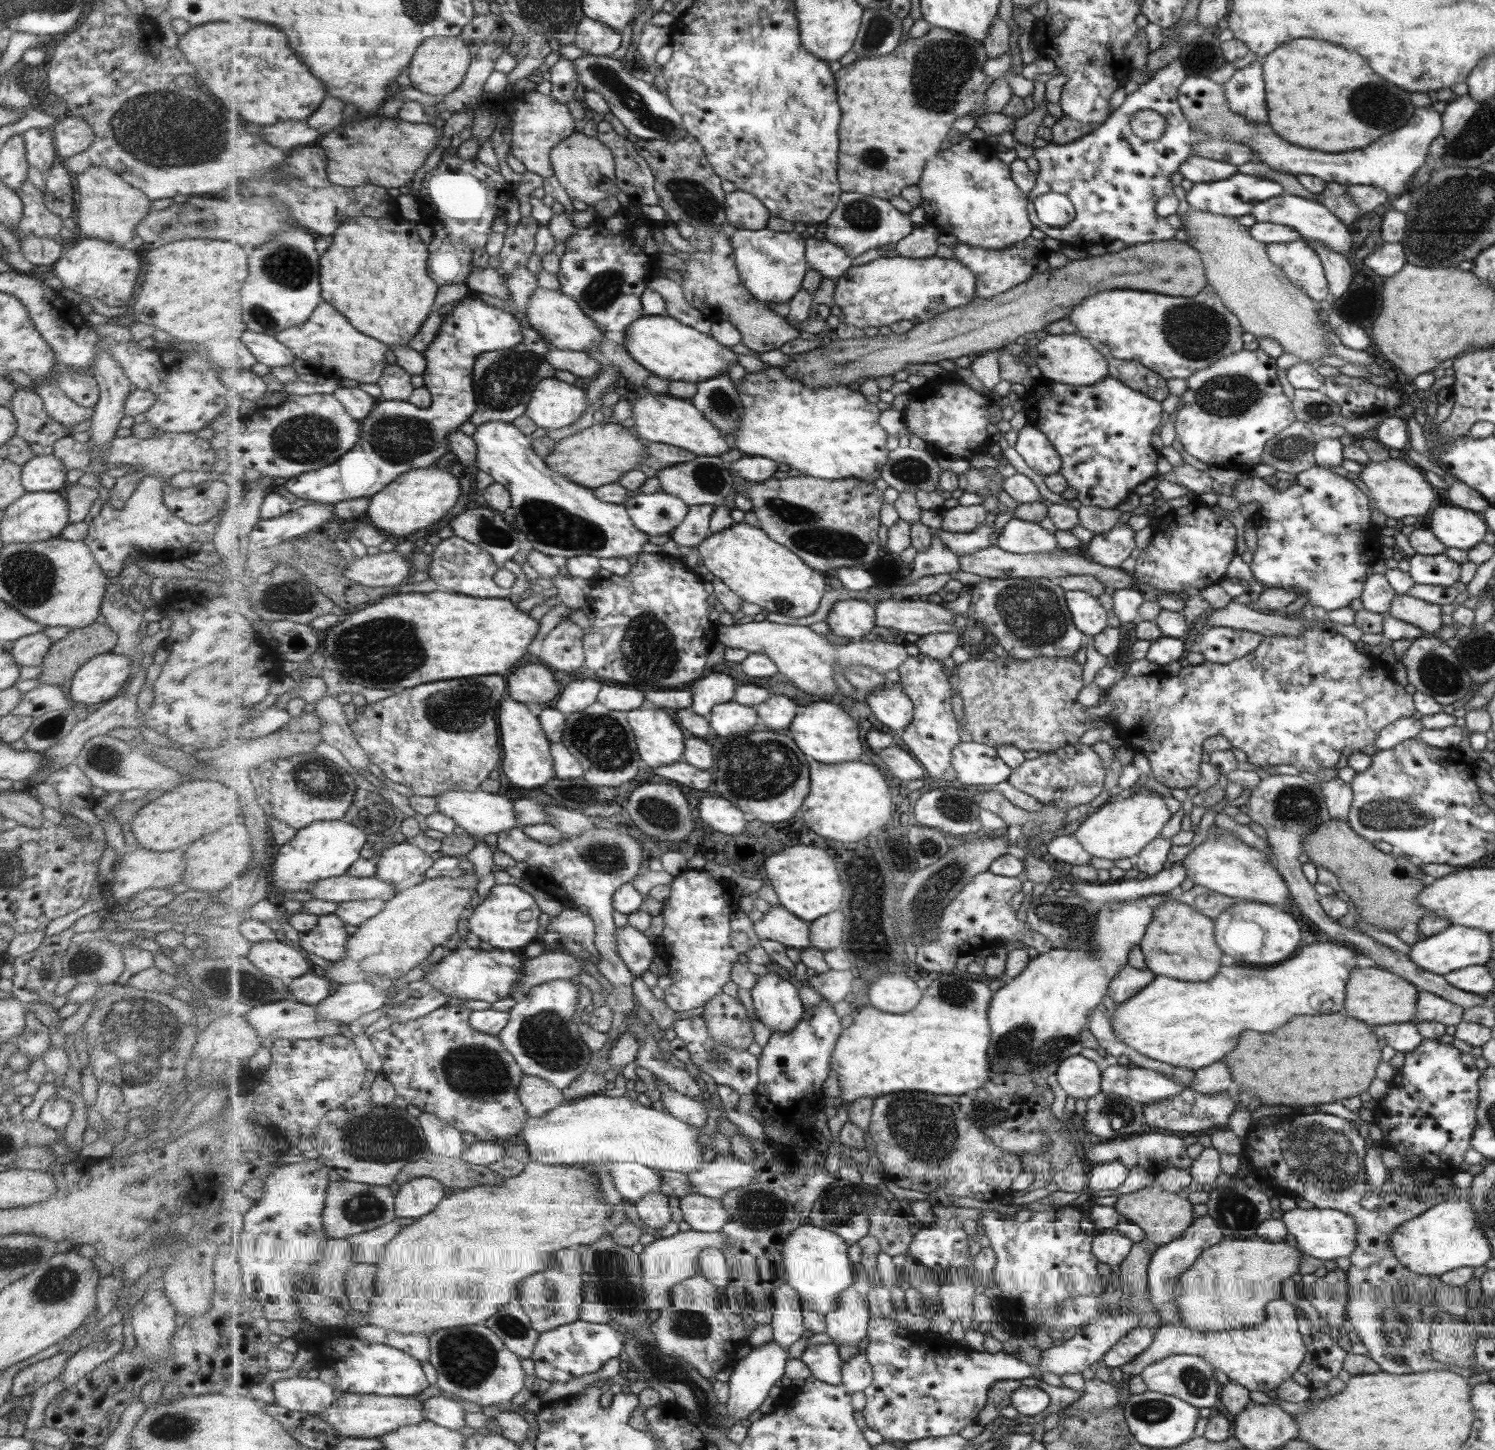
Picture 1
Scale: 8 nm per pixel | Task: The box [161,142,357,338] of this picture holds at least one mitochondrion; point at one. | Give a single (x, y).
(288, 265)

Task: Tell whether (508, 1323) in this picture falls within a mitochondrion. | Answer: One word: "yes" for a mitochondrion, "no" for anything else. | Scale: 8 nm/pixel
yes

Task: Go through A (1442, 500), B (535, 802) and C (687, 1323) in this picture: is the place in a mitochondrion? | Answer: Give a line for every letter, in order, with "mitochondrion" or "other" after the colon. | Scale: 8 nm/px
A: other
B: other
C: mitochondrion

